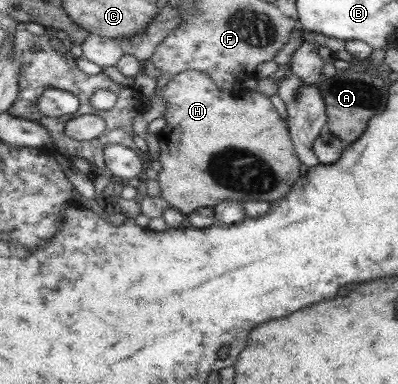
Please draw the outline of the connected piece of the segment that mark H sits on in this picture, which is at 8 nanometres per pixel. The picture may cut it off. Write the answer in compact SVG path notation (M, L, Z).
M189 70L175 75L165 83L161 96L167 108L162 116L166 124L157 134L159 140L157 182L160 187L160 197L173 210L187 215L198 208L213 208L223 200L235 200L241 203L247 200L273 202L277 198L283 198L287 190L301 176L302 164L293 150L286 122L274 109L268 96L253 89L219 90L208 76Z

